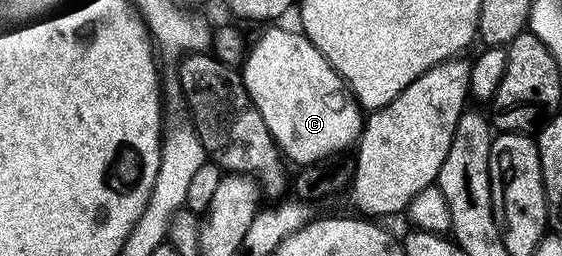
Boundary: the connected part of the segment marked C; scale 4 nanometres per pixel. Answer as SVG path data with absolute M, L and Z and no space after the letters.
M282 25L267 26L267 31L255 43L253 41L249 44L240 68L242 80L283 156L291 164L318 165L326 161L322 159L329 155L334 155L345 147L353 148L357 144L364 126L364 111L346 86L345 79L336 73L336 69L322 56L320 49L312 45L310 39L297 30L285 31L278 26Z

